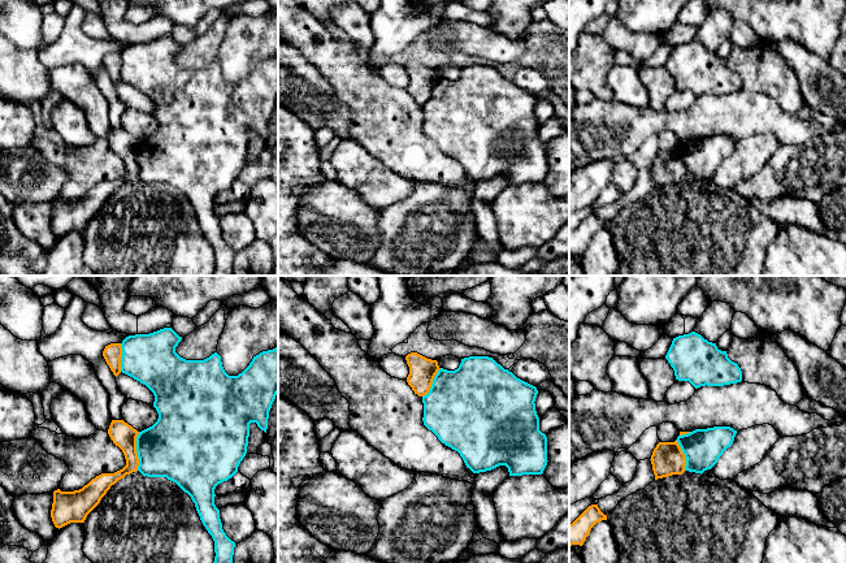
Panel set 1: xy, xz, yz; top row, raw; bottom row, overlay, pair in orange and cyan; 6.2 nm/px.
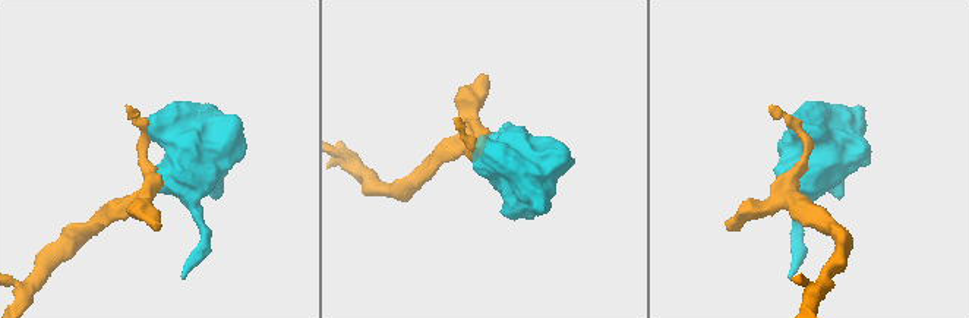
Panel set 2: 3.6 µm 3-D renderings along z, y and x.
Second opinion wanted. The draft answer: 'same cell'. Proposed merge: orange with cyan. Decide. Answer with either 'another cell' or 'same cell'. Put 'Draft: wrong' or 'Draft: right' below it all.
another cell
Draft: wrong

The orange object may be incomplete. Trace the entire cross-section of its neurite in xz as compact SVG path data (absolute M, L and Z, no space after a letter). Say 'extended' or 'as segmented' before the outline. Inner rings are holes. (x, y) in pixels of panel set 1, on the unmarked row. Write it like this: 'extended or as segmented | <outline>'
as segmented | M417 61L408 62L405 69L409 75L409 83L407 86L408 94L418 105L426 104L435 83L441 78L438 70L428 68Z

